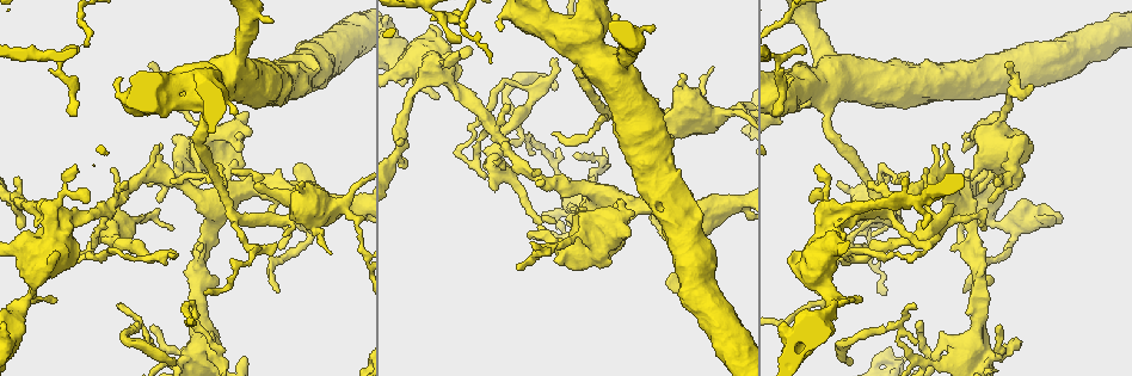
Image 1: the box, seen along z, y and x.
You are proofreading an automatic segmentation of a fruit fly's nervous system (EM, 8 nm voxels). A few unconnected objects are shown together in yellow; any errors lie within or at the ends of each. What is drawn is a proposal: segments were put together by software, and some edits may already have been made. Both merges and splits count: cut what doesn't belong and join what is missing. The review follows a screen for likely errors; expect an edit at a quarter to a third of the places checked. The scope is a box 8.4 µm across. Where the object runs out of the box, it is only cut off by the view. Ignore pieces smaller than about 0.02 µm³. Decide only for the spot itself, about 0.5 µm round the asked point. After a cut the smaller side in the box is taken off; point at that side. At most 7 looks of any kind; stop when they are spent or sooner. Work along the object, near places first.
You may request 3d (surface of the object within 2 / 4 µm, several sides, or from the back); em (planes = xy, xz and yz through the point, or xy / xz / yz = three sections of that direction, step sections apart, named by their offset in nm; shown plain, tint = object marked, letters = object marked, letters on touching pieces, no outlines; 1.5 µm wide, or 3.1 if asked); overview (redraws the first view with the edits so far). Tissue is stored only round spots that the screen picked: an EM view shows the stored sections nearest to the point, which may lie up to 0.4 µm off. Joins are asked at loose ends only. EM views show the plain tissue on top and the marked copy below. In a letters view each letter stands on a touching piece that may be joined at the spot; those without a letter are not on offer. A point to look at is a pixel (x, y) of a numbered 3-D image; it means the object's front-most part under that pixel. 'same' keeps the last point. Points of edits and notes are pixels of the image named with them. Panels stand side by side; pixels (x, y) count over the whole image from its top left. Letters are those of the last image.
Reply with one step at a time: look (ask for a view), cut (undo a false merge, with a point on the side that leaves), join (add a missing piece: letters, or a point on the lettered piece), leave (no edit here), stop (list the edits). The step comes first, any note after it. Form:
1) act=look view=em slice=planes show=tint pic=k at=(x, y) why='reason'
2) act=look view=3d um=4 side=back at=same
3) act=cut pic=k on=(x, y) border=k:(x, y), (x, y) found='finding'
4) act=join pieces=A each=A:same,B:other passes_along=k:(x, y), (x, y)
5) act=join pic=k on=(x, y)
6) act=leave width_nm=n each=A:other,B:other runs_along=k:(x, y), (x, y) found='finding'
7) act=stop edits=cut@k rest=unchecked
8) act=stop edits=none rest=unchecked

act=look view=em slice=planes show=tint pic=1 at=(1031, 90)

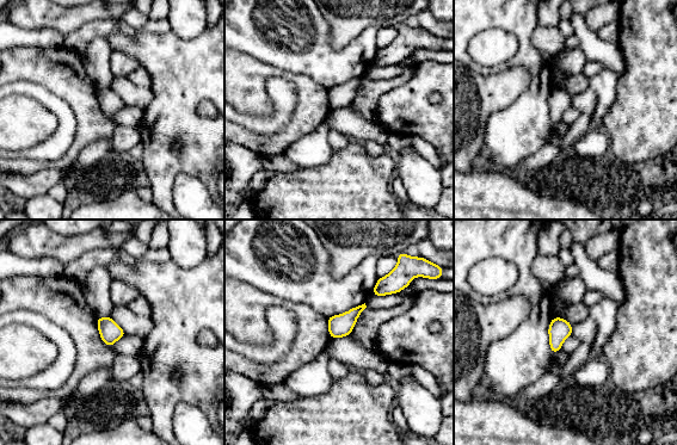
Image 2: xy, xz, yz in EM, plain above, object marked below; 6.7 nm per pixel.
act=look view=em slice=planes show=letters at=same why='what lies round it'

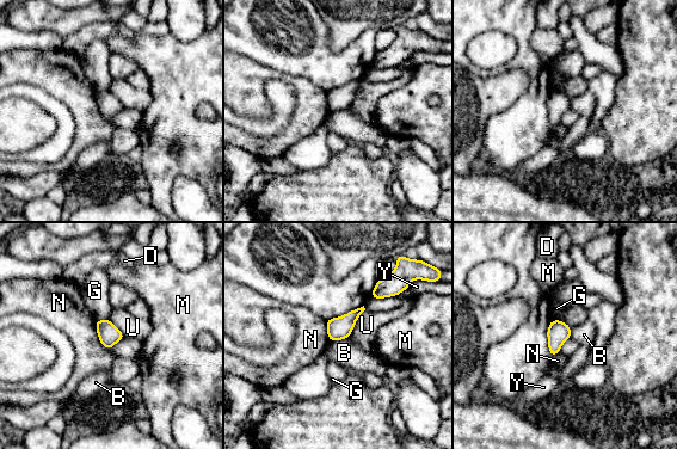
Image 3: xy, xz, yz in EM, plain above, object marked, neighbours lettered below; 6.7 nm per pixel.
act=leave width_nm=150 each=B:other,D:other,G:other,M:other,N:other,U:other,Y:other border=3:(348, 338), (330, 342) found='none of them fits'

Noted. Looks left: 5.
act=look view=3d um=2 pic=1 at=(235, 151) why='free end'

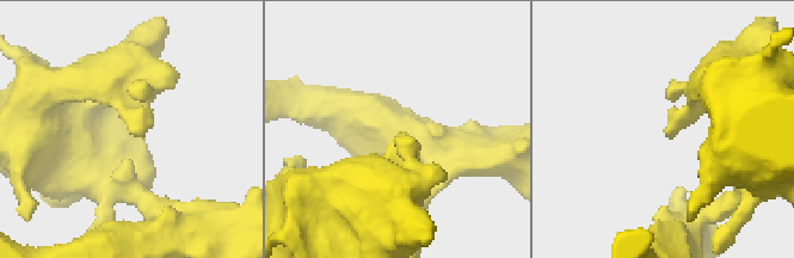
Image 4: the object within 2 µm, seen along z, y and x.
act=look view=em slice=xy step=8 show=letters pic=4 at=(668, 133) why='now the EM'

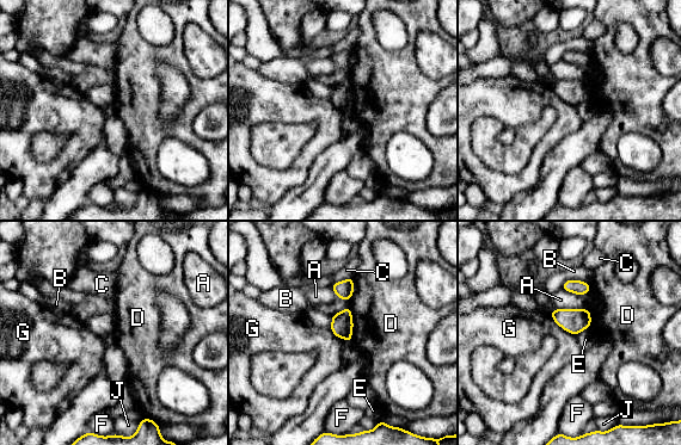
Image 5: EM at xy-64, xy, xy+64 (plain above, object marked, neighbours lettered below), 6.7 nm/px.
act=look view=em slice=planes show=letters at=same why='cut it another way'

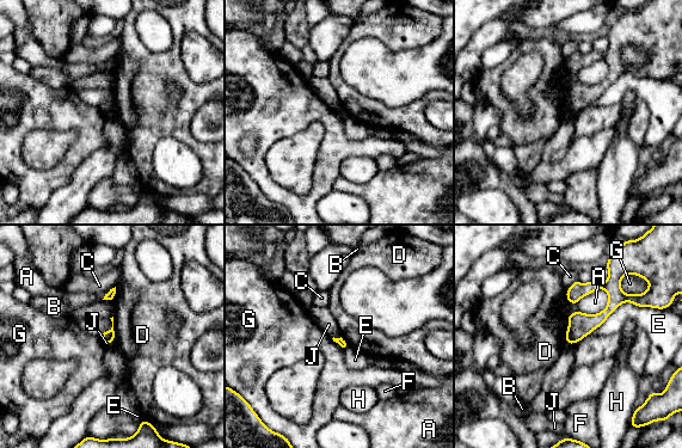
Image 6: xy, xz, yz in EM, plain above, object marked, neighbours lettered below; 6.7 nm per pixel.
act=leave each=A:other,B:other,C:other,D:other,E:other,F:other,G:other,H:other,J:other runs_along=6:(609, 281), (612, 306), (570, 341) found='no lettered piece goes on from it'

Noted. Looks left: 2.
act=stop edits=none rest=unchecked

